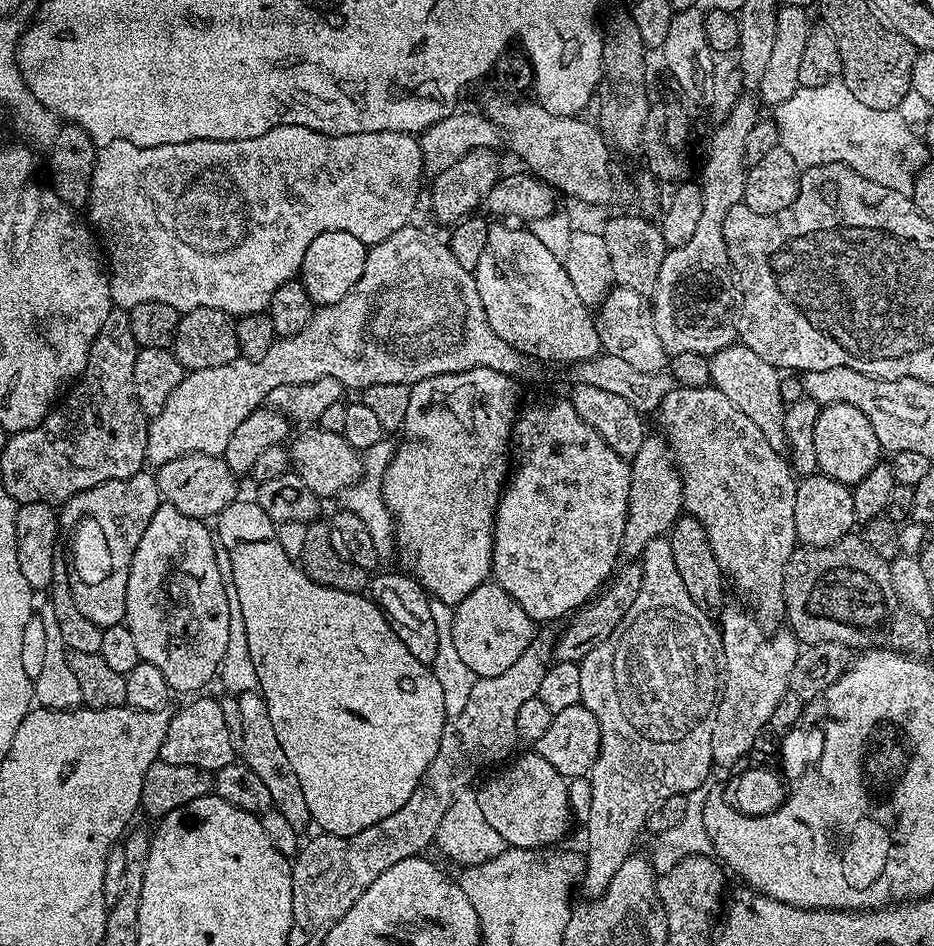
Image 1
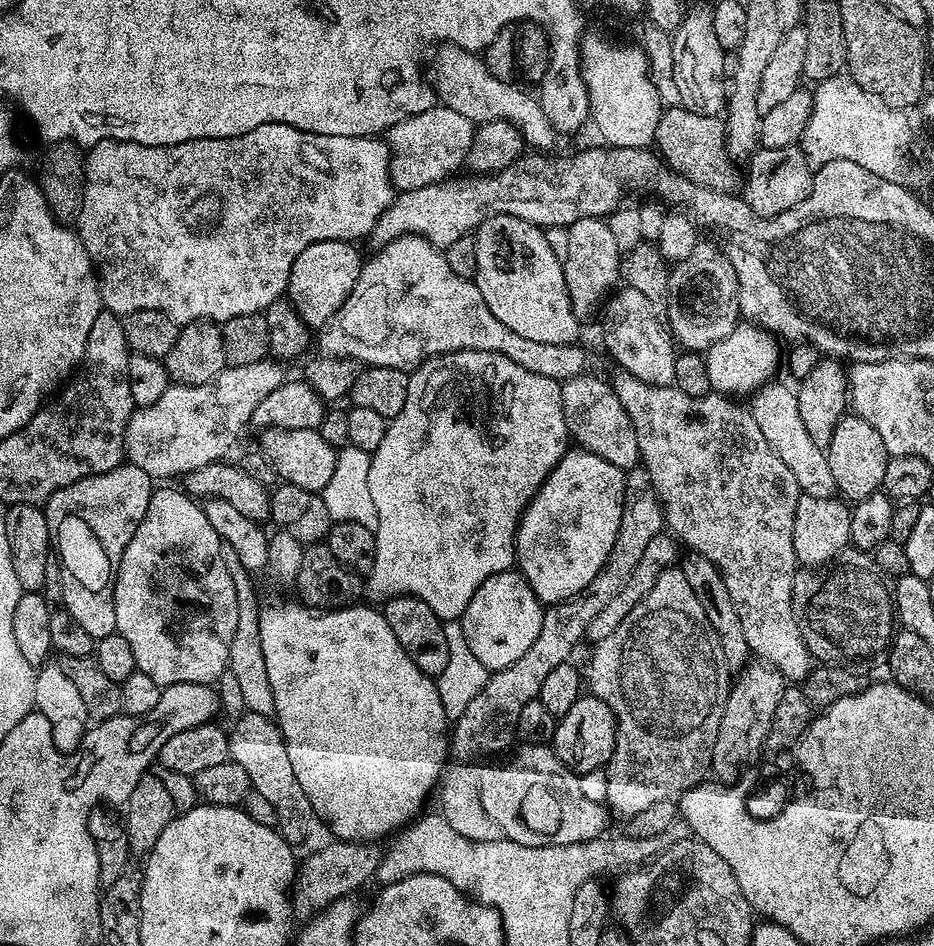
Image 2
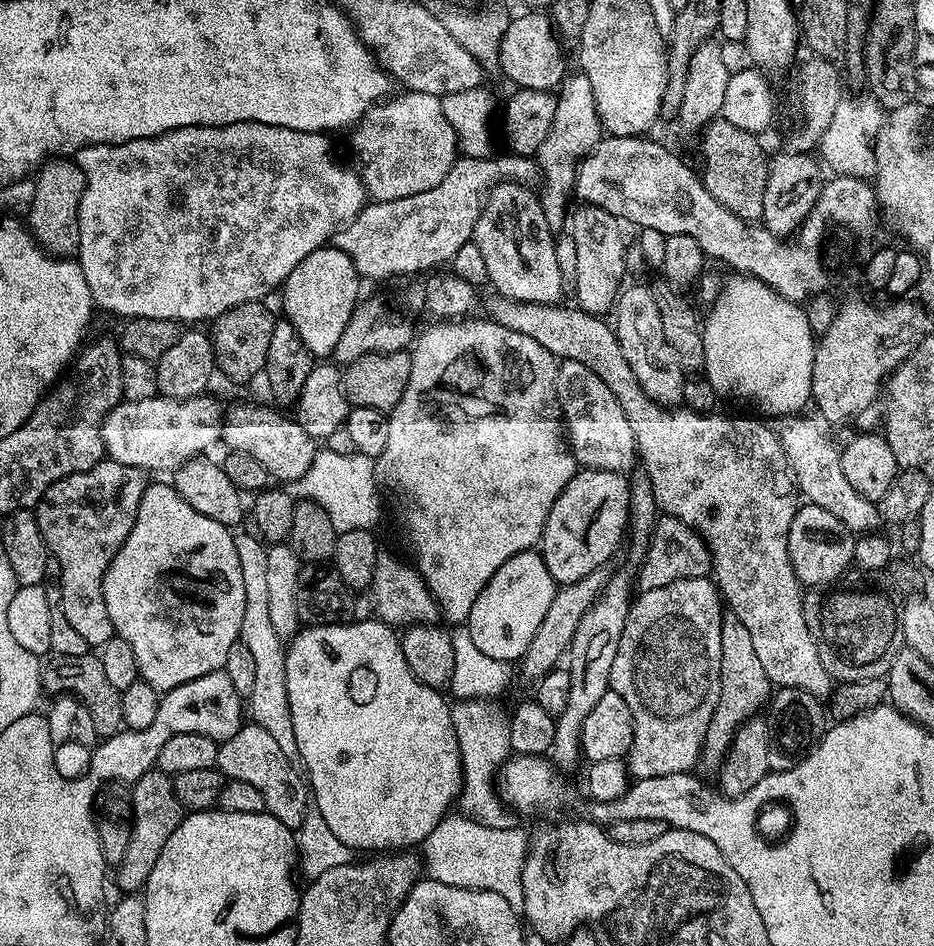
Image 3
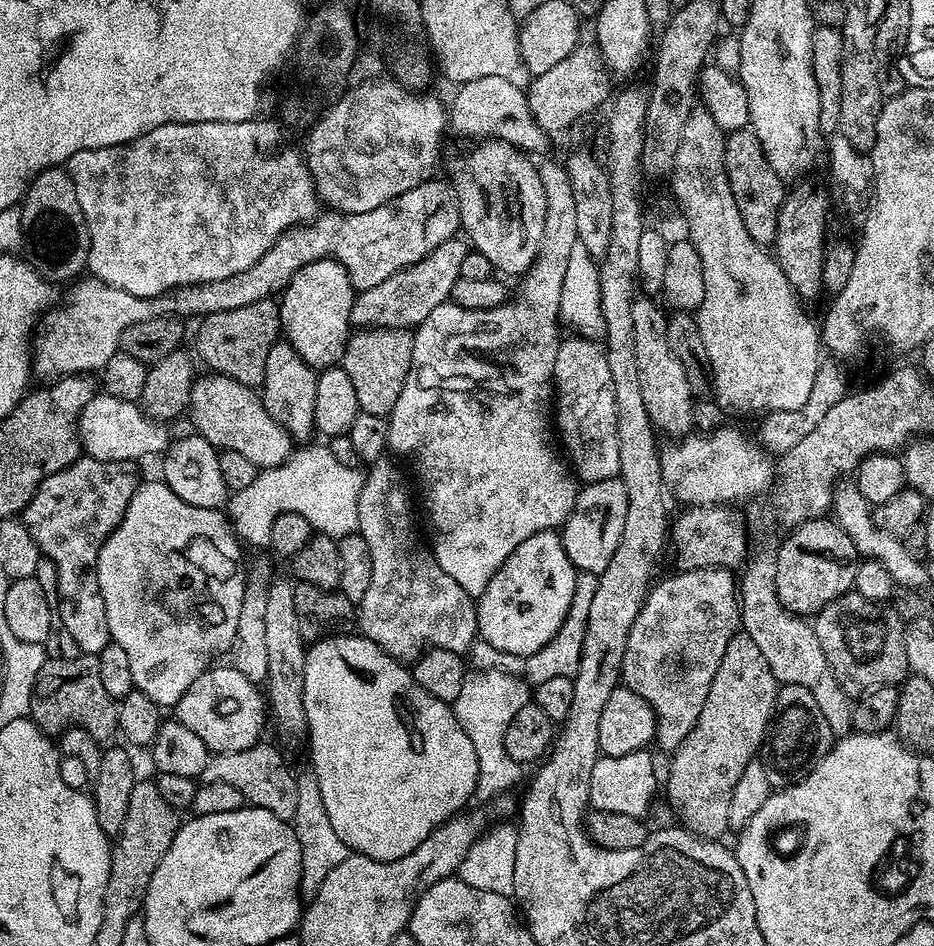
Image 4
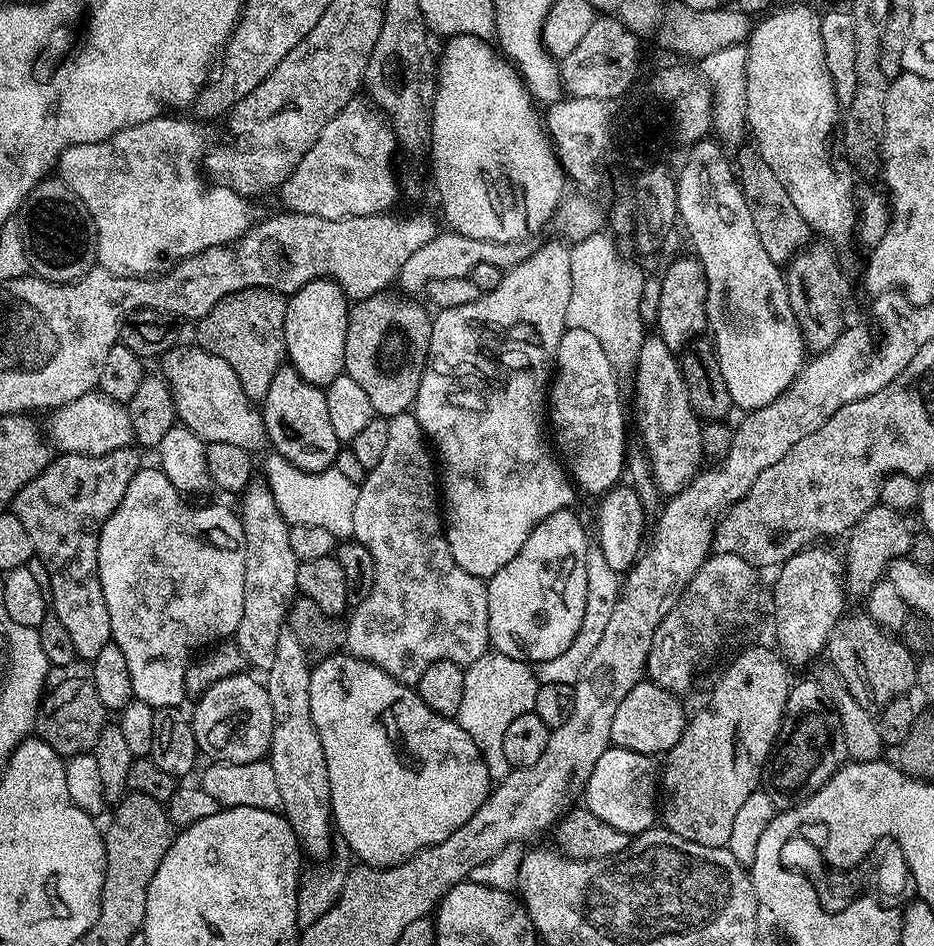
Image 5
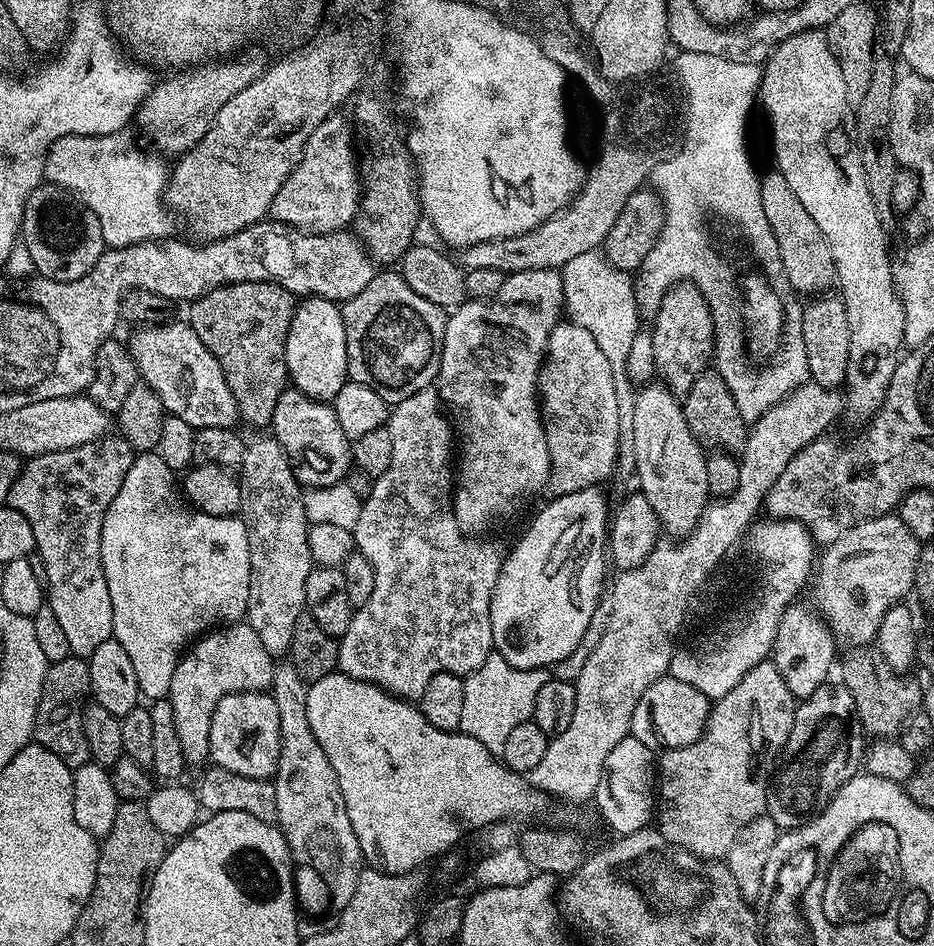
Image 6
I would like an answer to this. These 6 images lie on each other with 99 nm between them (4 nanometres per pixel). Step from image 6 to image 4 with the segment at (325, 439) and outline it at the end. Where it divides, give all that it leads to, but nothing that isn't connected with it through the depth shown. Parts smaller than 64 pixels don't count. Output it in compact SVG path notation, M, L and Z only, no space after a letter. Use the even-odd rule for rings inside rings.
M280 338L274 346L270 348L270 355L266 358L266 374L262 385L262 399L270 418L278 422L292 435L293 441L308 442L316 432L316 422L314 420L314 402L318 398L318 382L316 377L317 369L311 368L290 346L288 341Z

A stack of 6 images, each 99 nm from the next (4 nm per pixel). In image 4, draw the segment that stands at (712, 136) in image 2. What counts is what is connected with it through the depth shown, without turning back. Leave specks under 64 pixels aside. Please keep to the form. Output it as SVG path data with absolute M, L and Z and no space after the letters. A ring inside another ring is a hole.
M748 128L727 133L724 141L724 169L750 238L754 238L754 242L761 246L775 245L776 215L780 213L786 195L786 184L778 174L774 174L770 162L766 162L766 154L758 138Z

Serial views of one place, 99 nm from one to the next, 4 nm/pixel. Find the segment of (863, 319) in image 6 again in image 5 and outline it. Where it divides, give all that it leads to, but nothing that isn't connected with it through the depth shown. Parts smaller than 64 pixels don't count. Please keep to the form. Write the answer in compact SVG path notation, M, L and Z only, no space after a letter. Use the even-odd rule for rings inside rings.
M788 4L785 8L778 8L769 11L753 27L746 41L746 128L750 136L752 132L756 139L755 151L762 162L774 170L778 182L786 186L786 194L790 194L798 214L802 214L809 229L815 235L817 232L820 235L817 237L823 238L829 245L837 246L848 239L852 240L857 231L858 197L852 193L856 188L857 177L838 139L842 109L830 78L830 70L826 70L820 16L808 4Z

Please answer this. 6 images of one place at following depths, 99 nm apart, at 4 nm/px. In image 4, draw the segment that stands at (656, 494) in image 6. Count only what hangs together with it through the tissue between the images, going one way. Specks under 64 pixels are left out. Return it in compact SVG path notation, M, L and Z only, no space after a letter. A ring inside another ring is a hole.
M637 298L632 303L630 310L630 322L634 322L634 354L638 362L638 378L642 378L642 402L646 402L646 414L650 414L650 422L657 433L668 435L668 438L683 438L693 431L691 418L694 393L690 382L686 378L686 370L678 358L670 350L670 342L666 342L666 326L668 316L665 309L656 305L657 301L652 298Z

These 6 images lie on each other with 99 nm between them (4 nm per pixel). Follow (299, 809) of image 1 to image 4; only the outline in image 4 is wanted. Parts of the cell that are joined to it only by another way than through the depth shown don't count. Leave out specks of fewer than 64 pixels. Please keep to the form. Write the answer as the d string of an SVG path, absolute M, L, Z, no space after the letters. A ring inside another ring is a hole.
M261 742L246 750L222 752L209 759L203 779L207 782L226 782L244 795L251 807L270 810L278 818L292 822L298 809L298 786L293 769L288 769L284 756L272 744Z

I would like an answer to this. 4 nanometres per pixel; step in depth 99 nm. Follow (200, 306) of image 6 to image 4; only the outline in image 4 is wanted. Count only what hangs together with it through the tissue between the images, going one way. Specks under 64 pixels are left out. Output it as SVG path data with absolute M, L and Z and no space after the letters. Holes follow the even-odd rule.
M272 298L250 302L250 306L238 306L238 310L222 310L205 316L199 324L195 355L200 355L212 367L209 369L213 373L234 378L234 382L242 382L248 388L259 389L264 382L270 348L282 332L279 303Z

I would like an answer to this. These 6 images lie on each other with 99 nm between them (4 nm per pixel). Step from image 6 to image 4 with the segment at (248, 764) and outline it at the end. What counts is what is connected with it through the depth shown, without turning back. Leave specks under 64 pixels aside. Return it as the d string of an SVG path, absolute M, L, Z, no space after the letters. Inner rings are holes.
M212 666L190 686L188 692L182 694L182 698L175 704L175 719L182 722L189 730L194 730L202 742L206 742L209 753L219 754L222 752L237 752L246 750L250 746L261 743L264 732L264 712L266 716L266 700L261 689L252 683L246 674L238 674L238 670L231 666L218 668Z

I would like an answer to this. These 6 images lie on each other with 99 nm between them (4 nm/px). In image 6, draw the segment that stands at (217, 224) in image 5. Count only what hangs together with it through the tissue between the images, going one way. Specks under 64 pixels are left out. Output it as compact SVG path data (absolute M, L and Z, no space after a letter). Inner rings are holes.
M125 130L101 136L70 134L66 138L58 138L46 154L44 180L64 189L95 214L108 248L159 242L173 235L174 216L164 199L169 165L164 165L165 161L159 155L143 152L136 145L137 137L130 133Z

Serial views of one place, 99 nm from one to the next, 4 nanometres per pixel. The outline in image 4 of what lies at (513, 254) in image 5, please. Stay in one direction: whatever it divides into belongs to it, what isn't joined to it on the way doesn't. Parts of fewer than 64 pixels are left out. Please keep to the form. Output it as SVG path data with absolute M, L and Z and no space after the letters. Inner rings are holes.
M453 238L442 242L438 250L432 250L422 258L422 262L414 262L414 266L406 266L406 270L398 270L398 274L390 274L386 282L379 286L370 286L370 290L357 295L352 307L352 323L357 329L365 328L407 328L415 329L436 307L449 303L454 282L460 280L462 260L470 251L467 239Z

